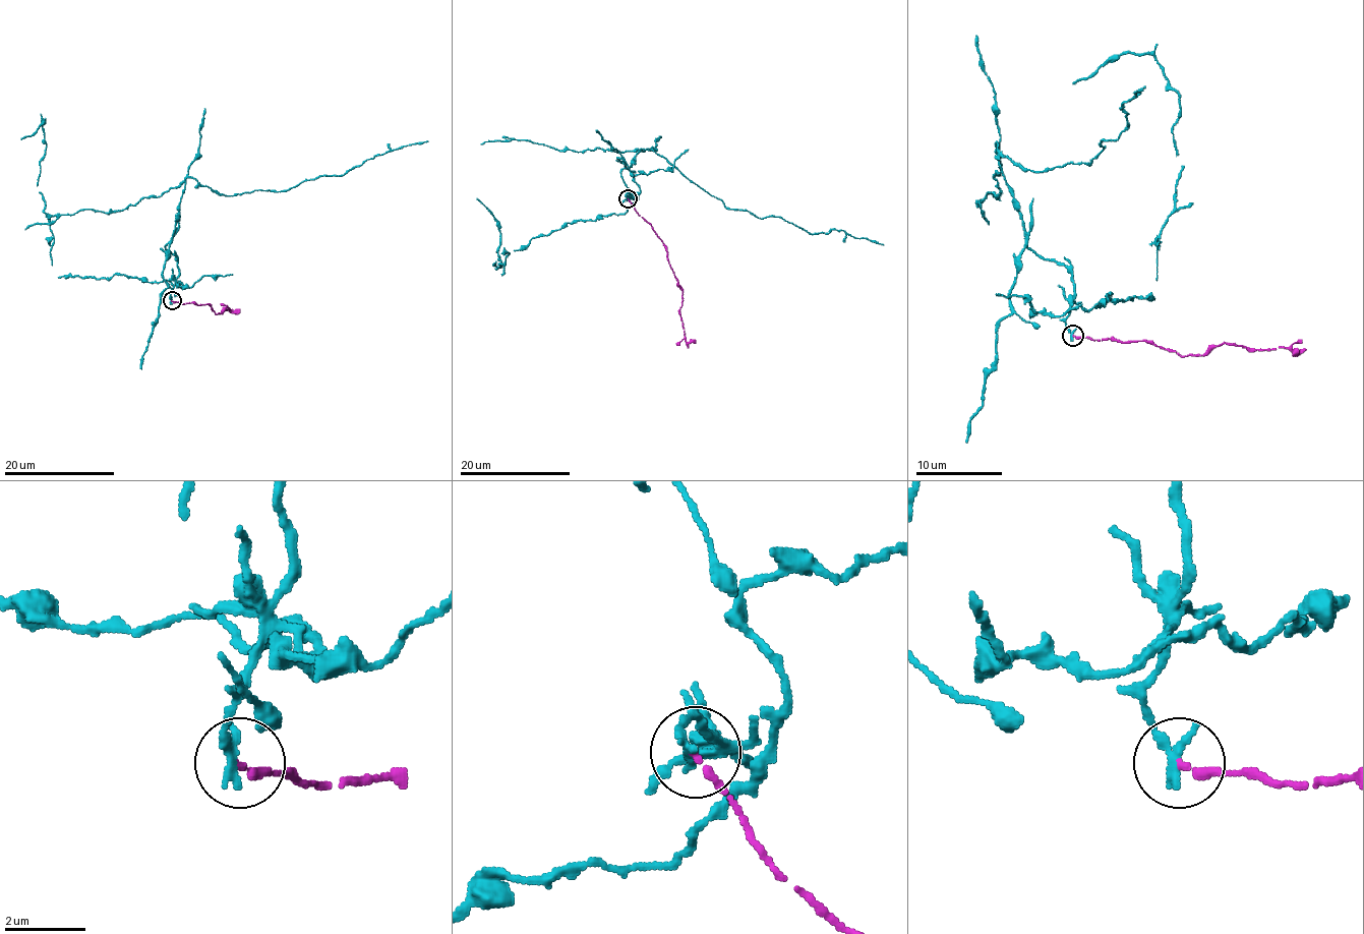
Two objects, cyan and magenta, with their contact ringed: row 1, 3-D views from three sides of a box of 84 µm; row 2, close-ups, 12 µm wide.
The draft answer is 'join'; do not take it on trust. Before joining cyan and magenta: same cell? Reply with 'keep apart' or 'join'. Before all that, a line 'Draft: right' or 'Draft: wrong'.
Draft: wrong
keep apart

